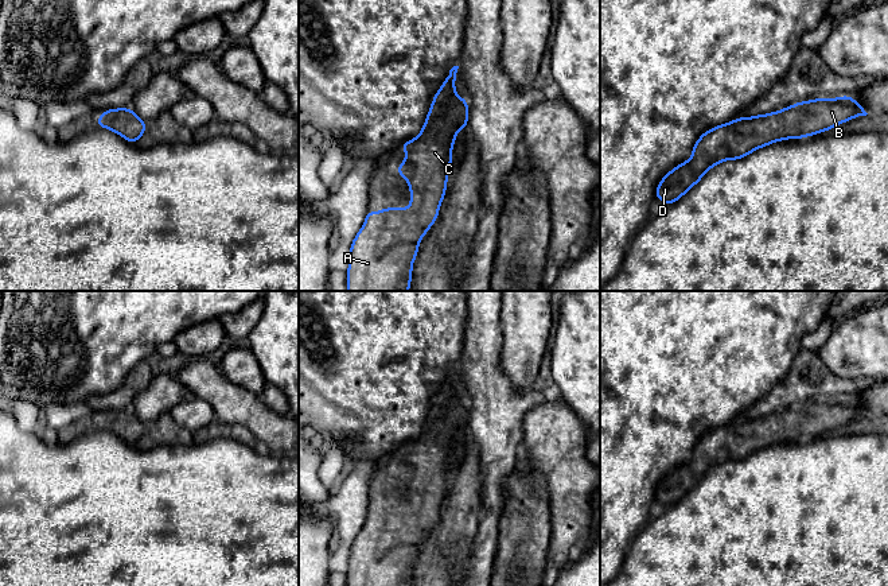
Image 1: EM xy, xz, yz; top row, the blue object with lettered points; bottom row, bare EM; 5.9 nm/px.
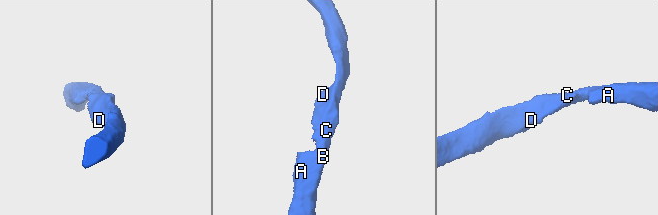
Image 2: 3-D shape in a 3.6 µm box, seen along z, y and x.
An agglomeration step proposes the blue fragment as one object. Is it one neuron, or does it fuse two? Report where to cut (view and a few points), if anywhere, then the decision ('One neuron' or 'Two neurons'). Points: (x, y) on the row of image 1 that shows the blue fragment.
No split. One neuron

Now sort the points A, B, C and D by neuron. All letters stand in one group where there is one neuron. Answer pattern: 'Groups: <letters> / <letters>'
Groups: A B C D

